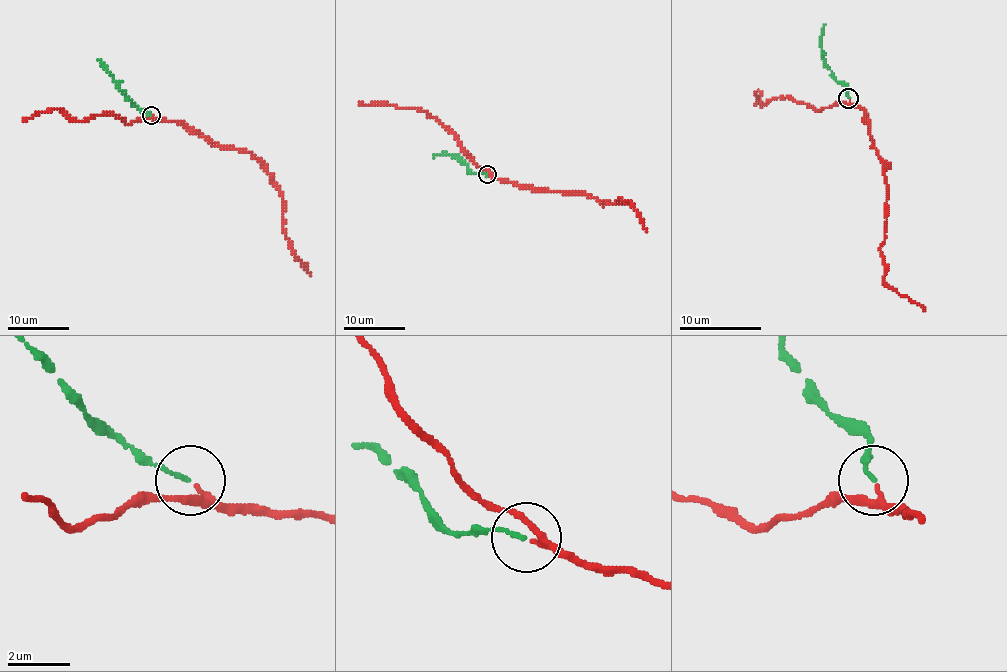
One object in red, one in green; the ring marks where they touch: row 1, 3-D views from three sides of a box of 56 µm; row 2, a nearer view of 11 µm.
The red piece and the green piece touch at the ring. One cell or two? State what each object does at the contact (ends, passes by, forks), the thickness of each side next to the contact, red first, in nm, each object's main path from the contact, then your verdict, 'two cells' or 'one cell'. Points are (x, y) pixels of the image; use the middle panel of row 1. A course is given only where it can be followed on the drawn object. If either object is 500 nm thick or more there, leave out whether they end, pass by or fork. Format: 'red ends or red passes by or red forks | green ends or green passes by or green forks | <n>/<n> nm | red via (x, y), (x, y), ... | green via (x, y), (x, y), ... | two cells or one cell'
red passes by | green ends | 160/110 nm | red via (488, 175), (550, 192), (584, 192), (598, 200), (619, 203), (619, 198), (629, 201), (639, 214), (647, 232) | green via (487, 174), (473, 174), (448, 154), (434, 157) | one cell

